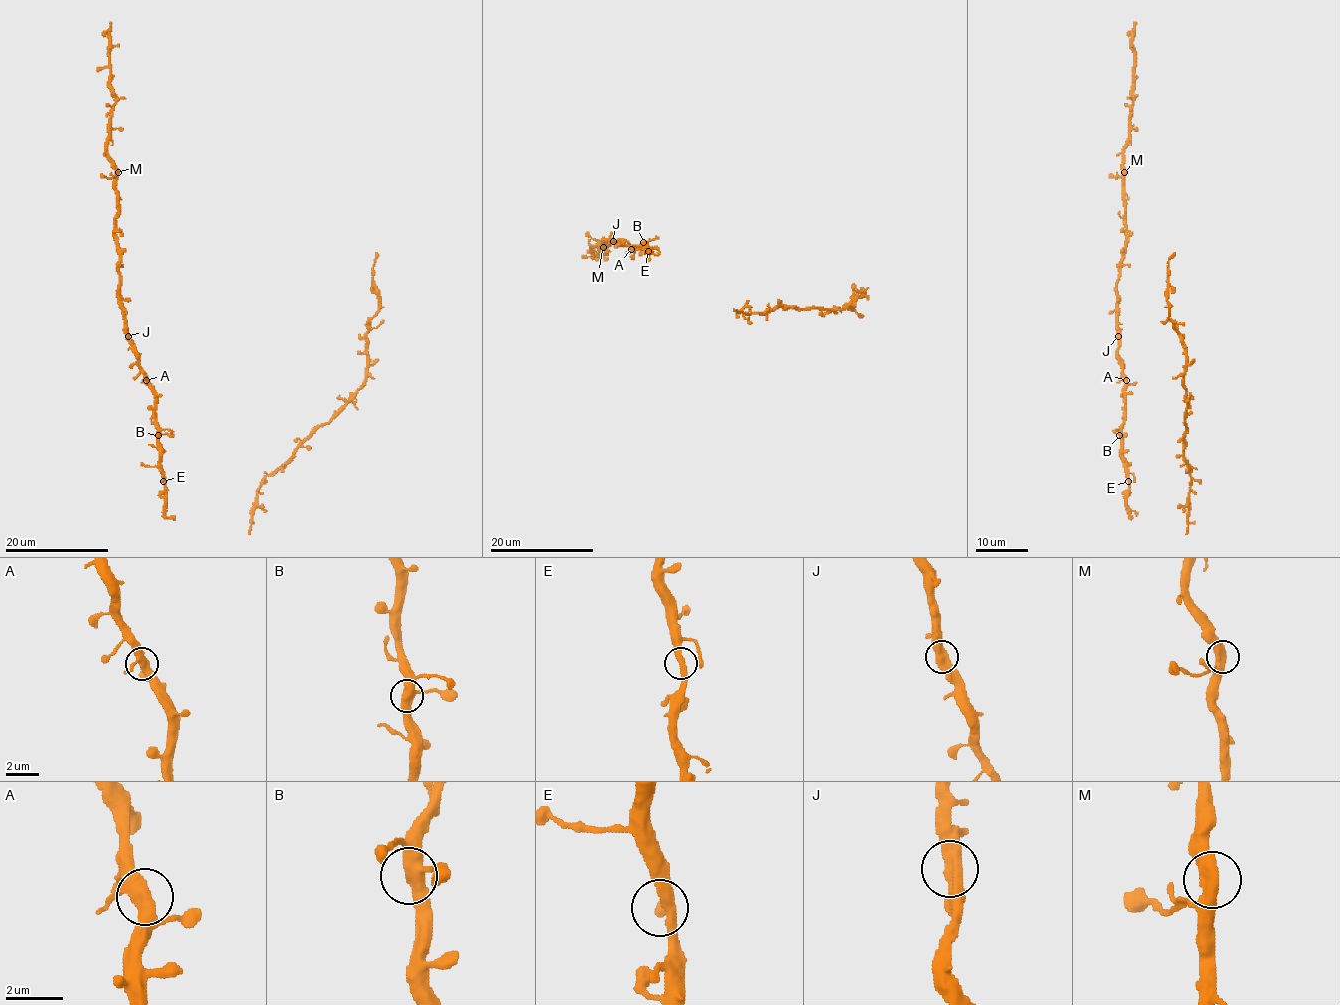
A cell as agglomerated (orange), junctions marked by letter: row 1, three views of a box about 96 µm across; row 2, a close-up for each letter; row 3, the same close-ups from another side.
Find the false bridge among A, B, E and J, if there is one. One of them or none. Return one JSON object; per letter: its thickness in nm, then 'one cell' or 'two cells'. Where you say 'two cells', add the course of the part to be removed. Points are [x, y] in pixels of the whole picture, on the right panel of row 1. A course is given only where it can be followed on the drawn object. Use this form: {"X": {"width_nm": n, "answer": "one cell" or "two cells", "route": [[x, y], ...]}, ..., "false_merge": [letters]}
{"A": {"width_nm": 400, "answer": "one cell"}, "B": {"width_nm": 400, "answer": "one cell"}, "E": {"width_nm": 360, "answer": "one cell"}, "J": {"width_nm": 500, "answer": "one cell"}, "false_merge": []}

